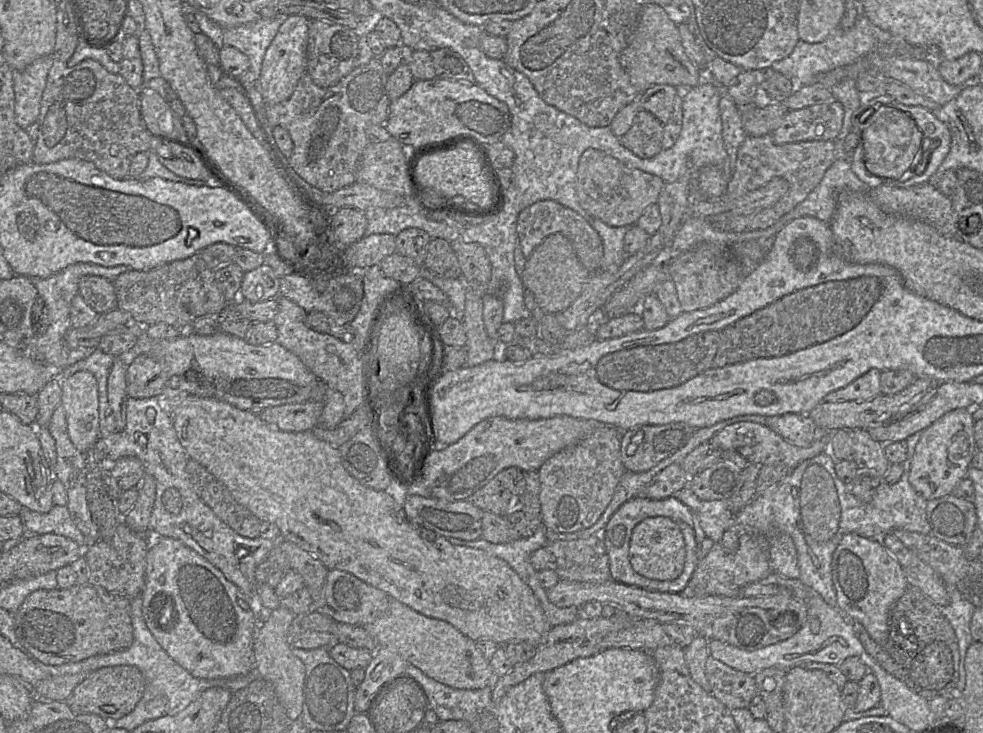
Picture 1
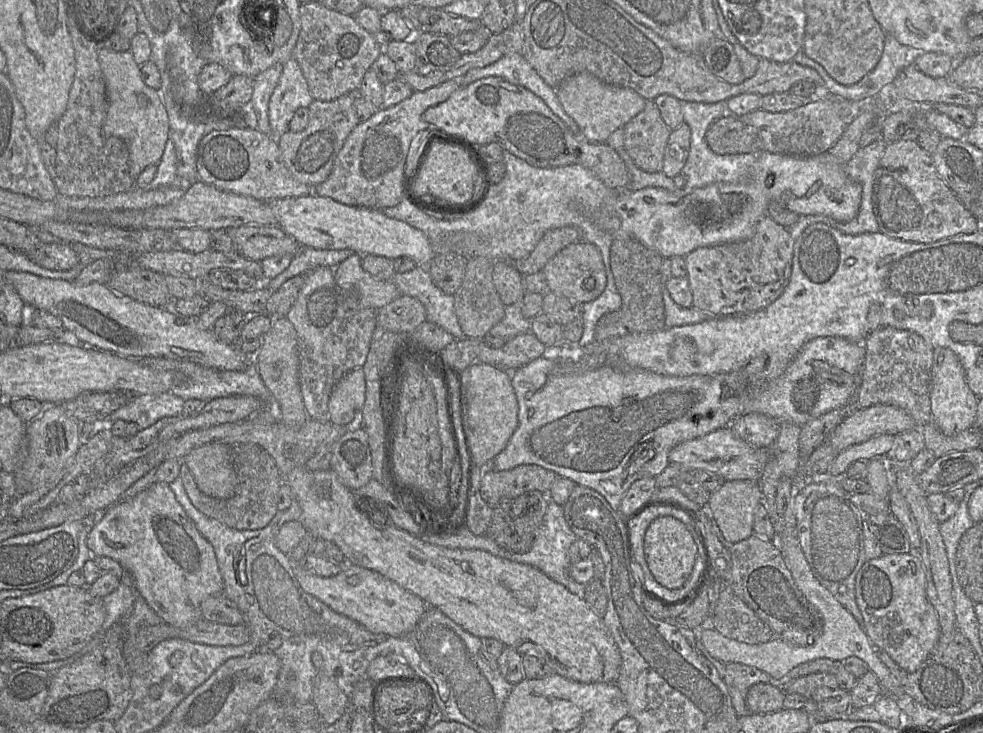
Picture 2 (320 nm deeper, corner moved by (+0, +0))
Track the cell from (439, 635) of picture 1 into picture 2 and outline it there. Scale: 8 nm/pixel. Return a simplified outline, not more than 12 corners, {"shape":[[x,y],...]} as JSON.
{"shape":[[299,564],[306,593],[372,633],[400,637],[428,608],[374,570]]}

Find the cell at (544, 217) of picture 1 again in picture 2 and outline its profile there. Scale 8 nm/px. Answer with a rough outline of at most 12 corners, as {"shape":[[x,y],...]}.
{"shape":[[564,226],[547,231],[532,252],[509,261],[523,276],[542,271],[581,231]]}

